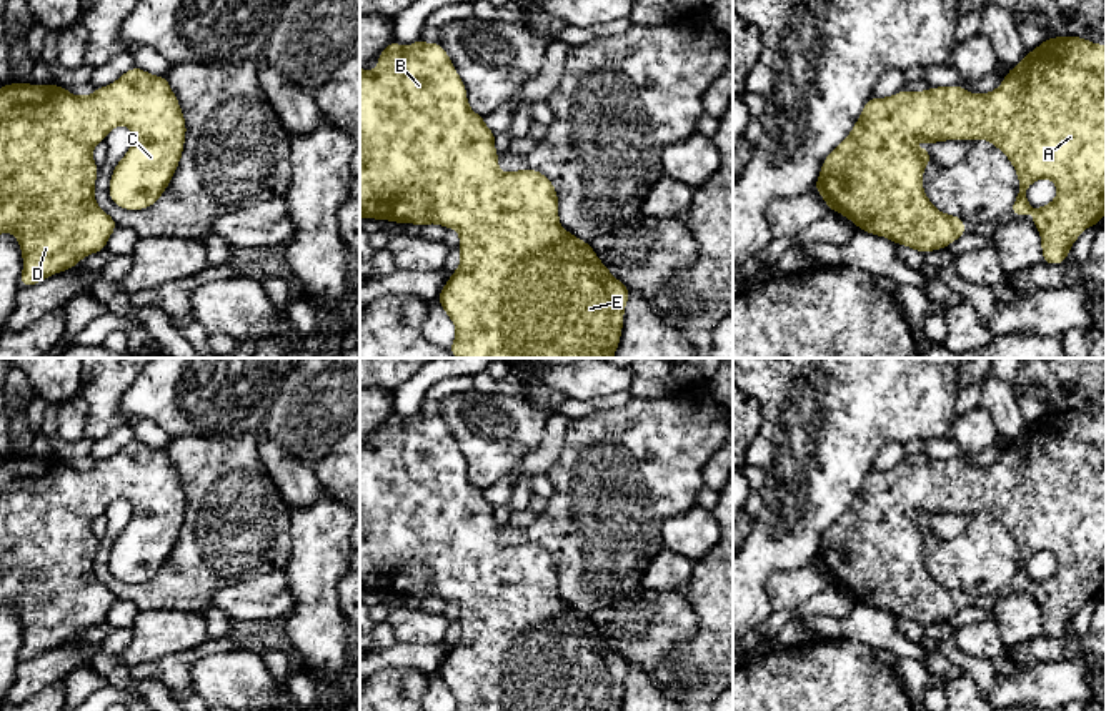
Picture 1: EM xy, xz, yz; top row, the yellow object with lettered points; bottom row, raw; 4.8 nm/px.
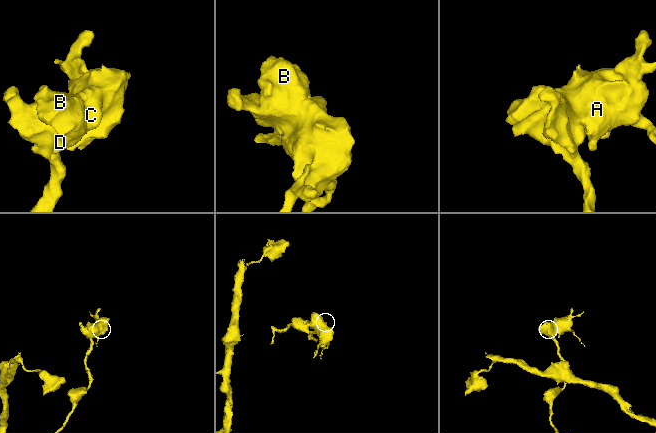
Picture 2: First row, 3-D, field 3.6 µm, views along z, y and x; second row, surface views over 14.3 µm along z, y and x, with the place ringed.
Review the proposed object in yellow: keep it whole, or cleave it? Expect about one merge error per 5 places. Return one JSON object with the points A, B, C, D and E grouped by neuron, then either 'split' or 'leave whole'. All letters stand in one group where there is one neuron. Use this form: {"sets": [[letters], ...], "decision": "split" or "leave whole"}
{"sets": [["A", "B", "C", "D", "E"]], "decision": "leave whole"}

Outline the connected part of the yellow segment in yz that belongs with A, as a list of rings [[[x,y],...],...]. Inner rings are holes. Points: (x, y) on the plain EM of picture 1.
[[[1079,410],[1046,411],[1038,421],[1013,441],[1004,455],[991,466],[969,466],[961,458],[948,461],[933,460],[926,465],[898,465],[886,471],[869,471],[851,506],[825,531],[820,549],[813,558],[828,578],[851,593],[859,603],[893,613],[919,626],[943,623],[956,611],[966,608],[961,589],[936,583],[926,569],[921,549],[931,534],[929,523],[918,523],[911,513],[934,515],[986,511],[1013,536],[1019,551],[1016,574],[1009,581],[1016,589],[1033,584],[1031,593],[1041,608],[1043,634],[1061,638],[1076,611],[1091,598],[1098,598],[1106,586],[1106,418],[1096,418]],[[1049,551],[1058,561],[1056,571],[1033,581],[1026,574],[1028,559]]]

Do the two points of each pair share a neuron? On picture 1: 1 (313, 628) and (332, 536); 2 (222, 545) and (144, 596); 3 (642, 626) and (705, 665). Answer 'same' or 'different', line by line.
1: same
2: same
3: different

